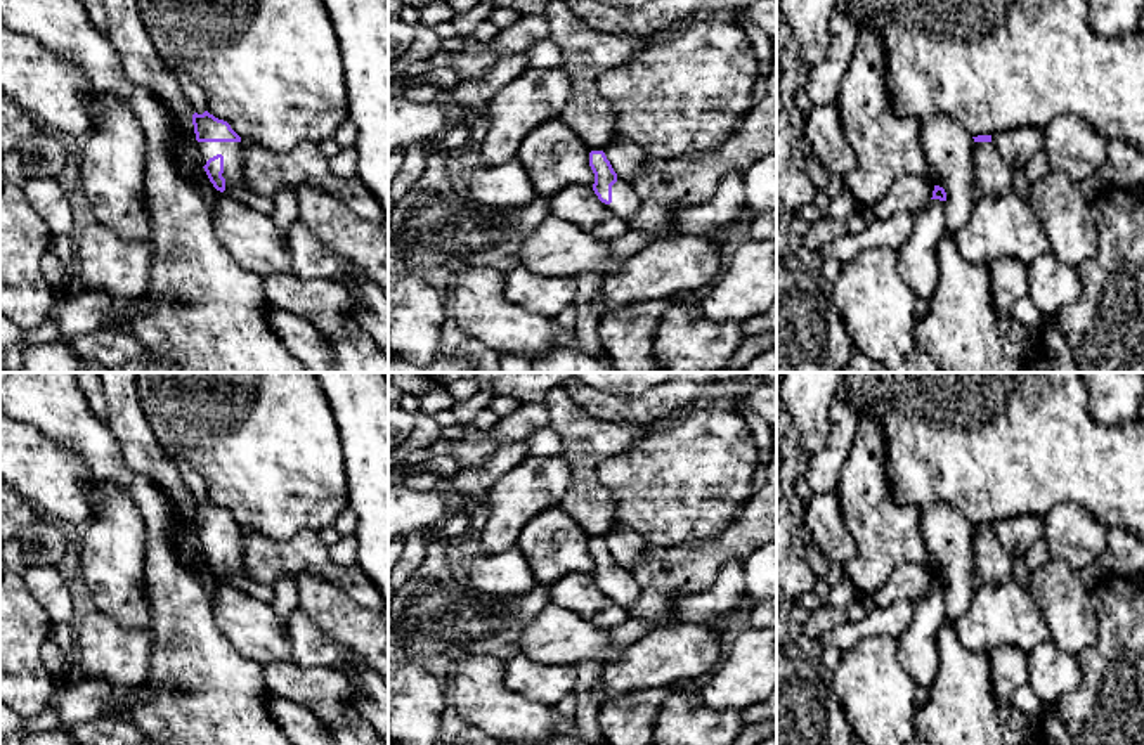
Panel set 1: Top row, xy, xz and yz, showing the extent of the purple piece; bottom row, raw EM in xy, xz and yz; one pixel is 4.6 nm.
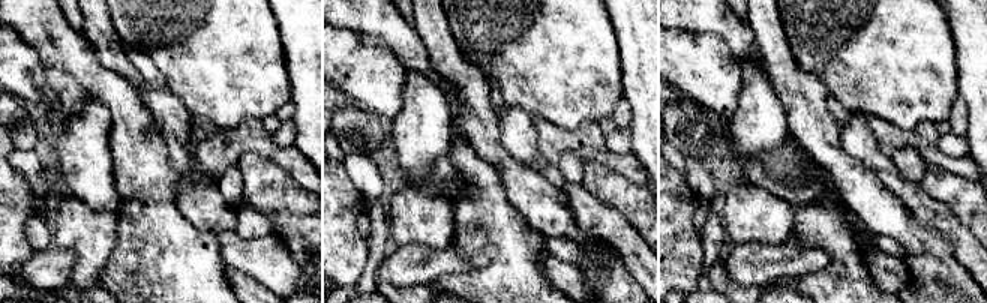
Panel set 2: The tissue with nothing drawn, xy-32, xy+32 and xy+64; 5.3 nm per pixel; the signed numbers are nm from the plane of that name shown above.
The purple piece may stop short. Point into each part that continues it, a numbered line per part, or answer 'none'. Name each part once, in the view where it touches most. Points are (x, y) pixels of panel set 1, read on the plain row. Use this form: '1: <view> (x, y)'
1: xy (234, 541)

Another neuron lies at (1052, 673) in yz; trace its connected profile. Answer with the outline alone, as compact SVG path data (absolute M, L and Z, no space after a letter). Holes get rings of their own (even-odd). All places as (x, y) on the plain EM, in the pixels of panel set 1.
M1050 639L1026 655L1026 683L1040 702L1057 703L1082 684L1082 669L1075 655L1059 650Z

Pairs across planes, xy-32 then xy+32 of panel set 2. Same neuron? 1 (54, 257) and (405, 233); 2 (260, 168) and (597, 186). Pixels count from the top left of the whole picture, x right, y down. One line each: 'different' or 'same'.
1: different
2: same

